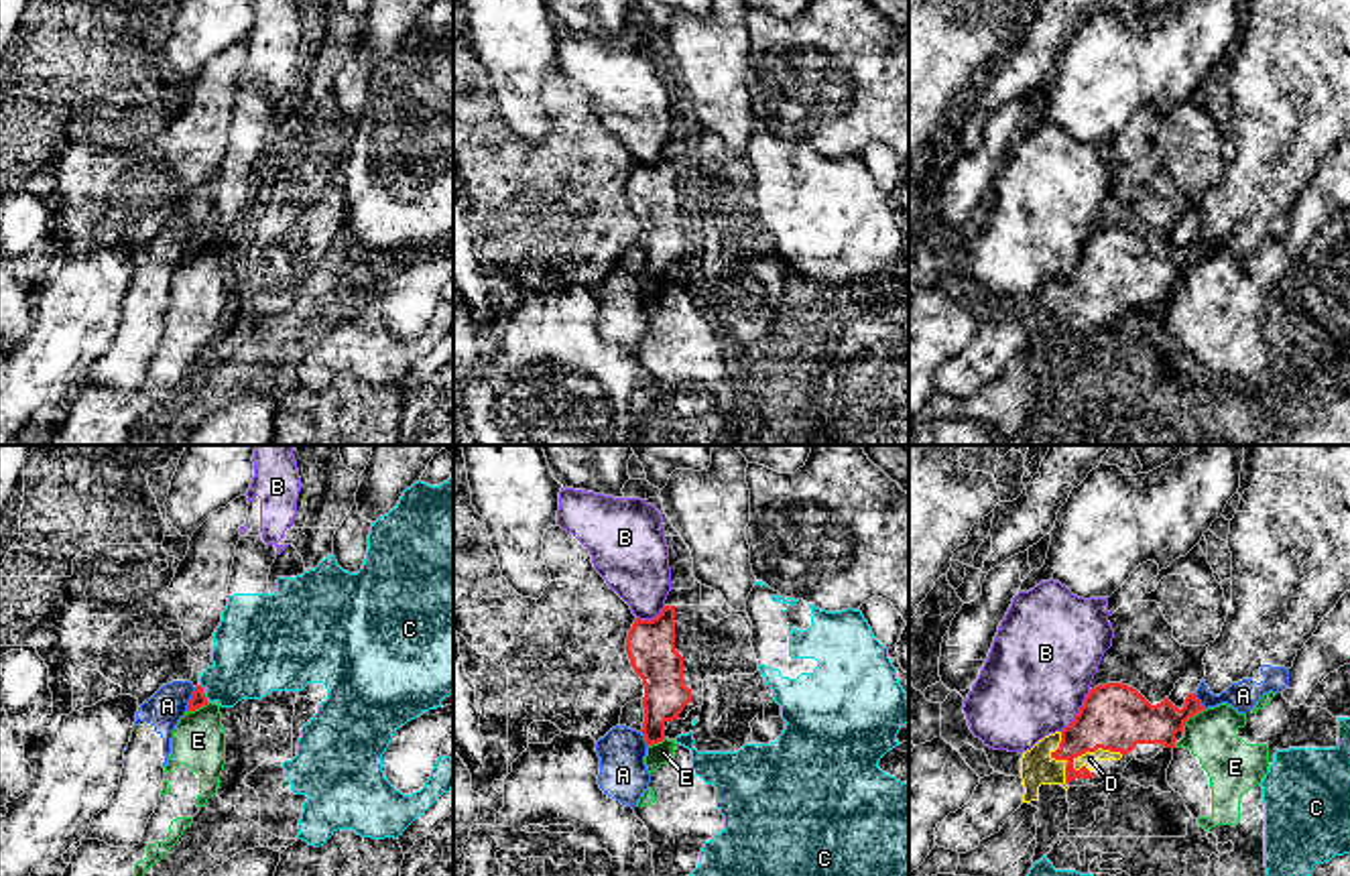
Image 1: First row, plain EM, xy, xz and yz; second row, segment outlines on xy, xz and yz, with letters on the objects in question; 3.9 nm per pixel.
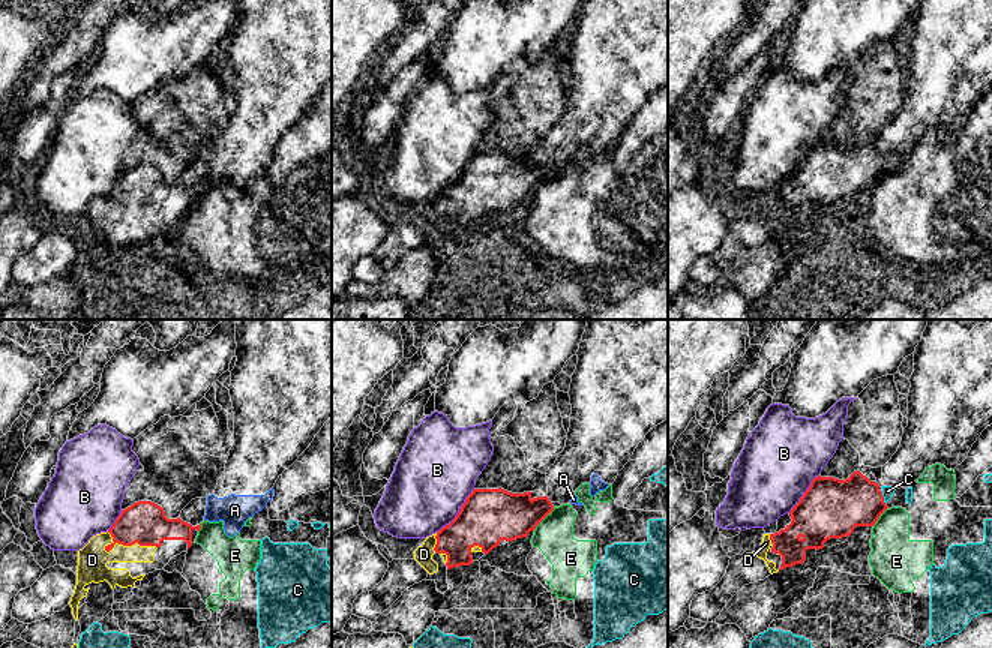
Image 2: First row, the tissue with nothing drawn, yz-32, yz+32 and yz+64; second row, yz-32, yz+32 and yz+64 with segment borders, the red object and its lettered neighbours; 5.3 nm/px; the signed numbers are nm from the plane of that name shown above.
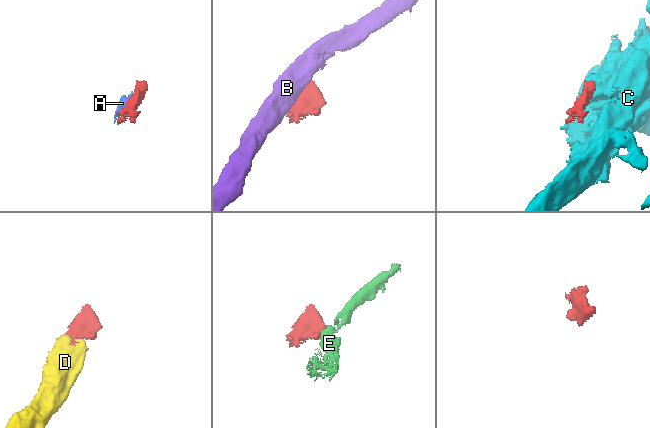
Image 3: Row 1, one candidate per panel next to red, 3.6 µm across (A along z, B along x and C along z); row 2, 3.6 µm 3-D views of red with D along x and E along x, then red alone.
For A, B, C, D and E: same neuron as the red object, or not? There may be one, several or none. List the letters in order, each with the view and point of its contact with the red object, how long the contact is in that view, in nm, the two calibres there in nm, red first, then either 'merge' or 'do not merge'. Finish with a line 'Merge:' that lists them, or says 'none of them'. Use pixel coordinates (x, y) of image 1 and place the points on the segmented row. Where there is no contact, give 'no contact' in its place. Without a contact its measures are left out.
A: contact xy (190, 700); length 100 nm; calibres 70 and 150 nm; do not merge
B: contact yz (1078, 712); length 200 nm; calibres 260 and 420 nm; do not merge
C: contact xy (204, 694); length 90 nm; calibres 70 and 320 nm; do not merge
D: contact yz (1094, 751); length 220 nm; calibres 260 and 60 nm; merge
E: contact yz (1190, 716); length 130 nm; calibres 220 and 200 nm; do not merge
Merge: D

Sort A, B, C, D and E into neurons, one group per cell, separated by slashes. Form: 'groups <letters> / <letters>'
groups A / B / C / D / E

